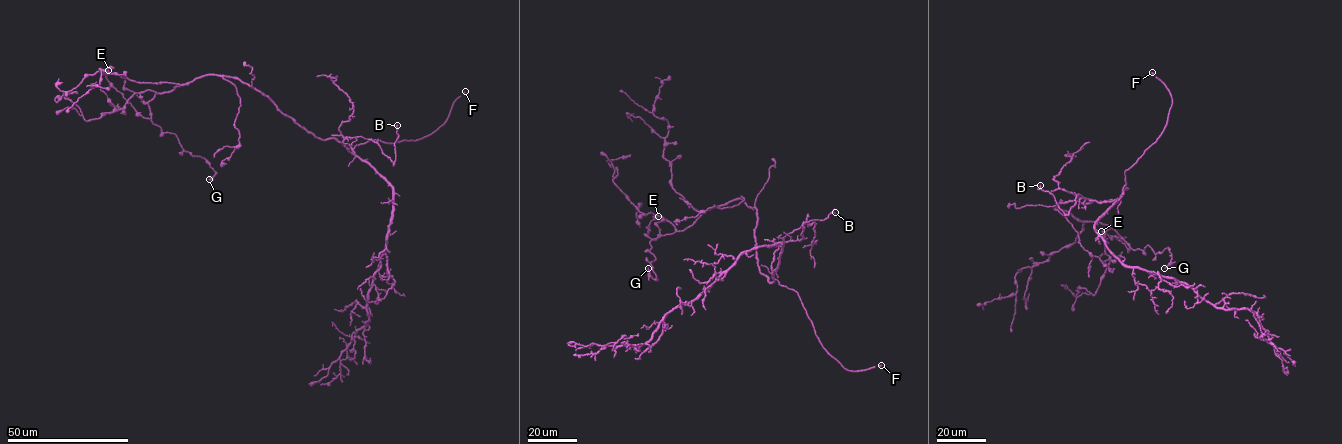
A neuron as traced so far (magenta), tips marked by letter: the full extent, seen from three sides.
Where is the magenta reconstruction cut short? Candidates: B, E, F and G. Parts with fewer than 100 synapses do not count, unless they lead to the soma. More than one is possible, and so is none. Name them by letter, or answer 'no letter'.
F

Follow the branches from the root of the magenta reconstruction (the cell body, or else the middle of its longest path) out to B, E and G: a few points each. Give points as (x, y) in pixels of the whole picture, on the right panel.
B: (1121, 197), (1127, 188), (1121, 198), (1110, 202), (1098, 203), (1077, 194), (1076, 204), (1065, 214), (1040, 185)
E: (1121, 197), (1083, 204), (1061, 200), (1056, 206), (1083, 222), (1106, 224), (1129, 251), (1118, 239), (1101, 231)
G: (1121, 197), (1056, 206), (1083, 222), (1106, 224), (1132, 249), (1147, 245), (1156, 254), (1168, 247), (1164, 268)

